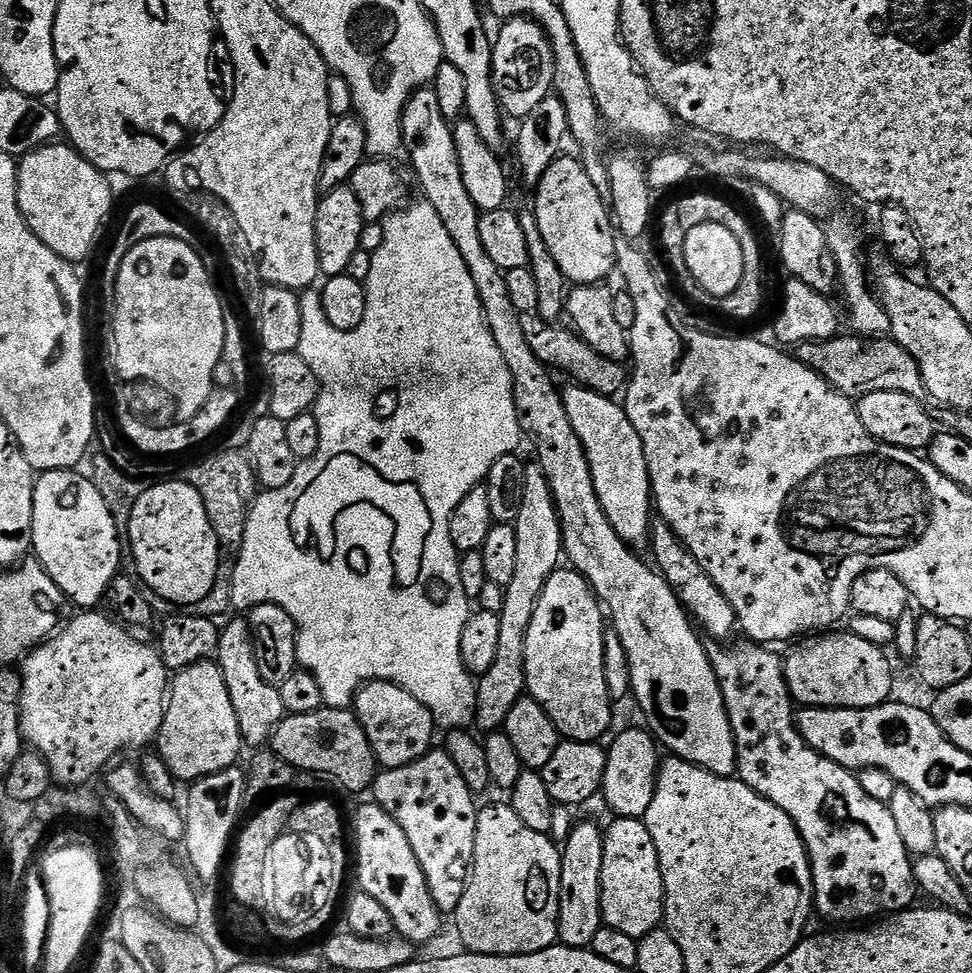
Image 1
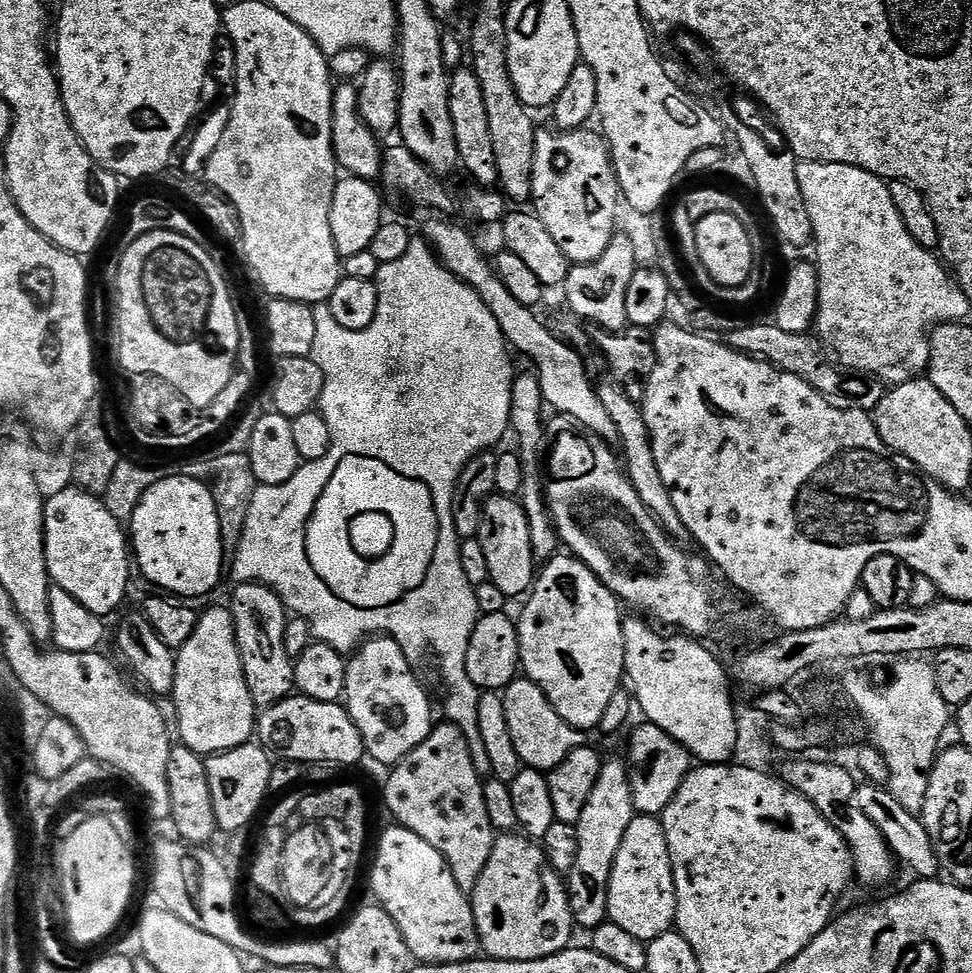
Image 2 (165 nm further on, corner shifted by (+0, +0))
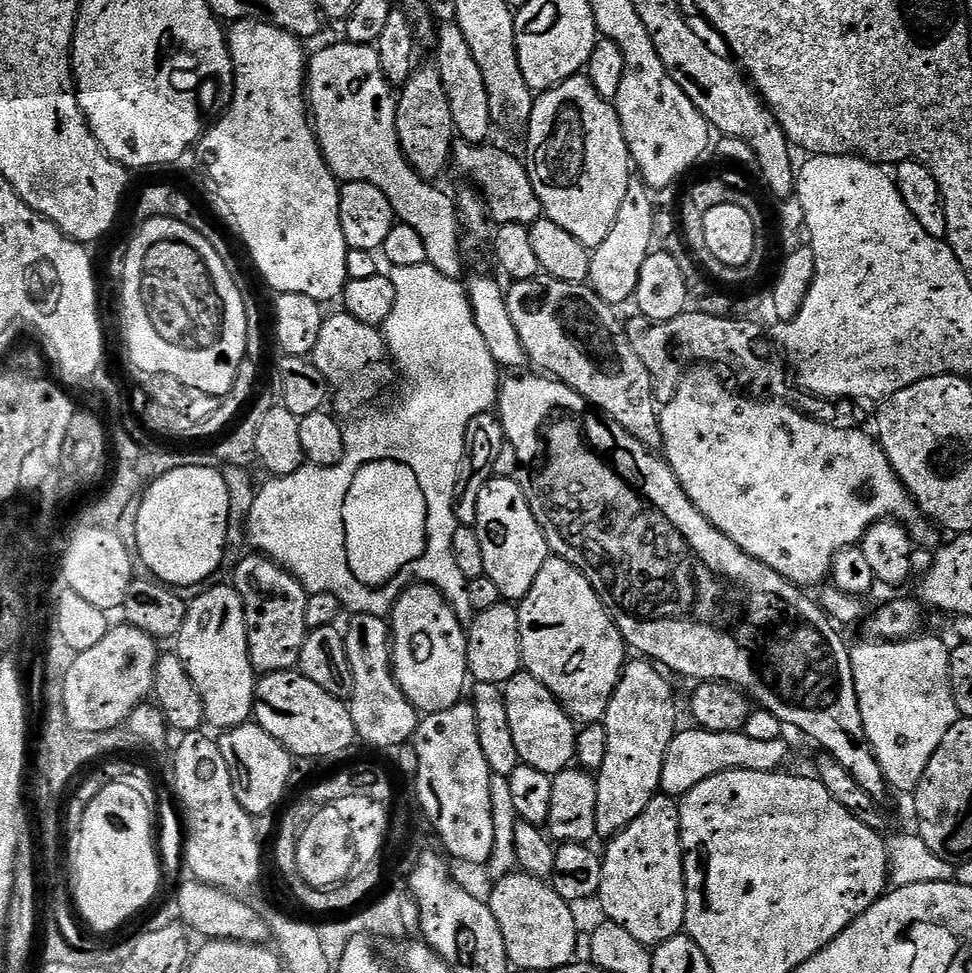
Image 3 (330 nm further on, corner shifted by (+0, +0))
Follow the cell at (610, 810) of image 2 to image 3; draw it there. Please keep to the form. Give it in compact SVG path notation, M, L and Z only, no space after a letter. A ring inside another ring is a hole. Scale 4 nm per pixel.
M632 658L624 665L618 686L610 698L610 706L602 721L606 730L606 758L596 776L598 790L598 810L596 811L596 835L600 838L617 836L623 828L630 826L646 806L660 792L662 762L673 736L678 731L676 725L676 696L668 685L669 677L655 663L644 658Z

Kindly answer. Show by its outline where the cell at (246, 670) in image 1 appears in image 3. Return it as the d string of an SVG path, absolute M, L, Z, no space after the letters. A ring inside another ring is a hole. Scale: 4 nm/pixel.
M263 554L245 555L230 580L244 603L252 669L257 674L293 671L300 663L302 646L310 631L306 626L308 591L281 564Z

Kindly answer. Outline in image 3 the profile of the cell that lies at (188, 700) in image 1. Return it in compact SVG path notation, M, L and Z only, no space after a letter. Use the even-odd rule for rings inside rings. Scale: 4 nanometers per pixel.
M227 583L204 592L195 601L189 603L186 622L182 626L174 648L180 661L186 666L186 674L198 686L198 694L202 696L204 718L209 725L213 724L216 730L236 728L239 724L247 724L253 719L252 707L256 701L257 672L252 669L250 654L248 653L248 627L244 617L244 603L236 593L235 587Z

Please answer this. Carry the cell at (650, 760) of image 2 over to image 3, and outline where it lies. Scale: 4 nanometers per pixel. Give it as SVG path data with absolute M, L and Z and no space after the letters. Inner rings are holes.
M688 726L688 729L677 731L670 746L666 750L666 758L662 762L662 778L660 792L665 796L683 798L698 782L706 782L706 778L714 778L714 774L733 772L734 770L754 770L755 772L774 772L785 767L784 759L788 756L788 748L783 739L774 742L758 742L742 732L707 732L705 728Z

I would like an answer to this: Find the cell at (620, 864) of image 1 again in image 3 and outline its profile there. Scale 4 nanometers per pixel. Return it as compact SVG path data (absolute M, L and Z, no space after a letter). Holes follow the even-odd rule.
M658 794L626 826L607 841L608 849L603 849L602 886L598 904L604 907L604 916L618 926L630 930L638 942L655 946L684 932L686 918L686 886L684 885L684 851L680 845L680 806L673 797Z

